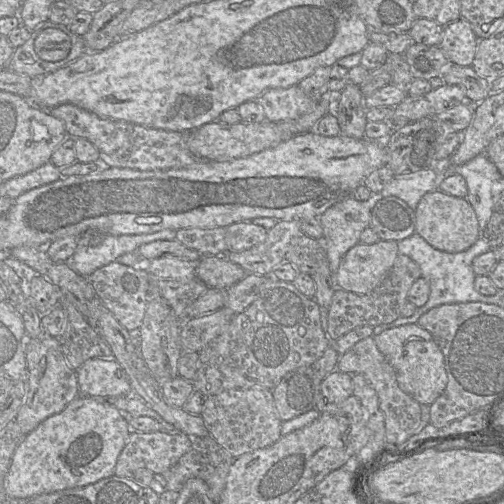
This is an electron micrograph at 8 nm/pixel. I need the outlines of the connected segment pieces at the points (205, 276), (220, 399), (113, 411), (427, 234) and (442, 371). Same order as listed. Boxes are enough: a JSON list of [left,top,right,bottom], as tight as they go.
[[196,256,247,289],[200,387,281,459],[4,395,131,500],[415,189,480,253],[372,323,448,405]]

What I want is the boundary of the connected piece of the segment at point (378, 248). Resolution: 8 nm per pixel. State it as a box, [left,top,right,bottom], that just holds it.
[335,240,399,295]

